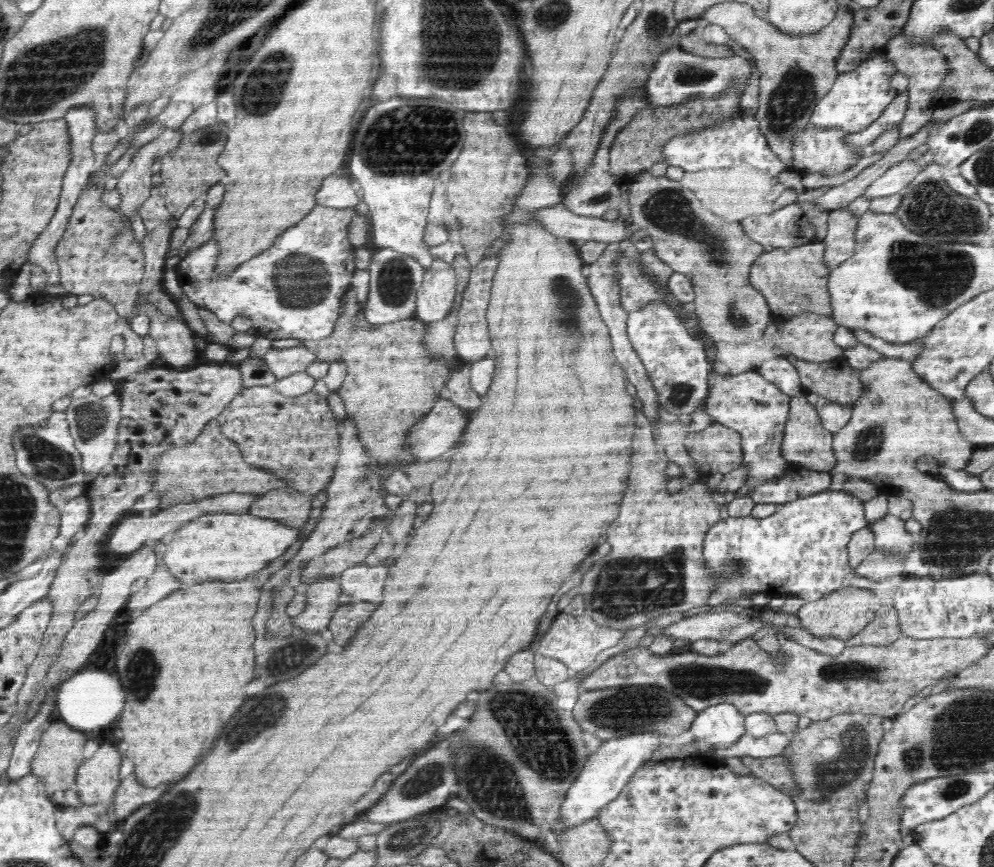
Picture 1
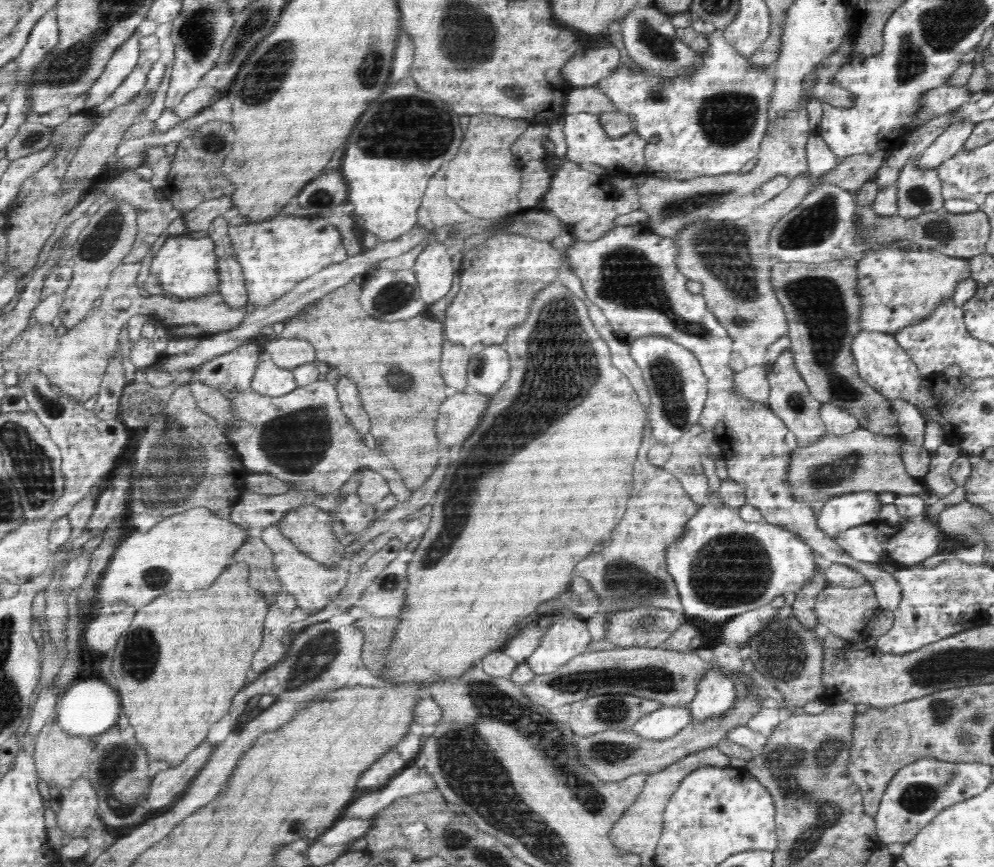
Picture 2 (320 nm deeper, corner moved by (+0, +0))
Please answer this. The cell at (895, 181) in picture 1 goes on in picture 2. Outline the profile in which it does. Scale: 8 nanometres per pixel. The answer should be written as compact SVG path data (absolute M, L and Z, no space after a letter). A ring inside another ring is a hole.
M968 120L952 123L918 157L918 167L924 169L924 171L936 169L942 162L952 158L954 154L963 148L964 142L970 138L974 126L974 122Z

